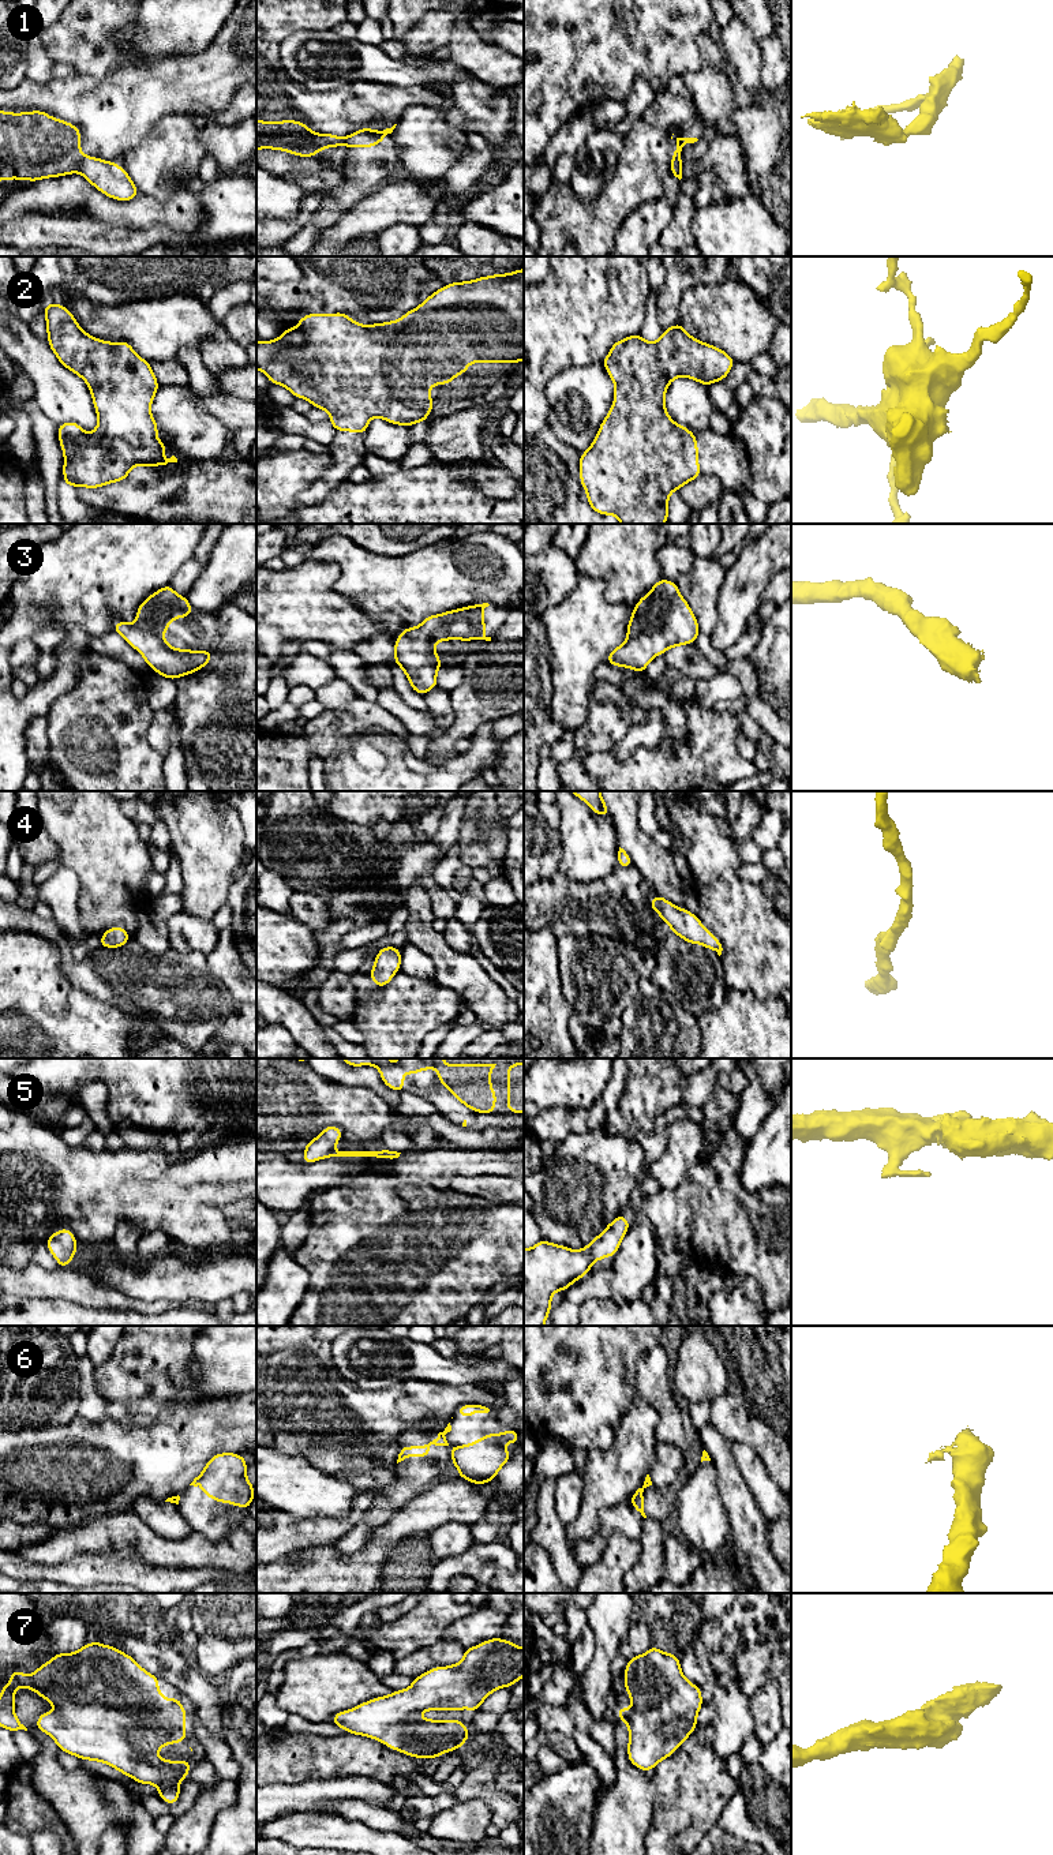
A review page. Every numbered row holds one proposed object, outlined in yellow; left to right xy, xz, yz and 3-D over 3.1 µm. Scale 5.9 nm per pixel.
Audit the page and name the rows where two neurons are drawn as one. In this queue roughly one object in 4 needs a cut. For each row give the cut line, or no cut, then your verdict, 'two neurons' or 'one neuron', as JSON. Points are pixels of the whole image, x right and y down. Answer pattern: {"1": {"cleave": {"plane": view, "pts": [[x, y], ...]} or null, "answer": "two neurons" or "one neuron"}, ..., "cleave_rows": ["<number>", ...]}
{"1": {"cleave": {"plane": "xy", "pts": [[85, 156], [77, 171]]}, "answer": "two neurons"}, "2": {"cleave": null, "answer": "one neuron"}, "3": {"cleave": null, "answer": "one neuron"}, "4": {"cleave": null, "answer": "one neuron"}, "5": {"cleave": null, "answer": "one neuron"}, "6": {"cleave": {"plane": "yz", "pts": [[641, 1492], [634, 1496], [632, 1503]]}, "answer": "two neurons"}, "7": {"cleave": null, "answer": "one neuron"}, "cleave_rows": ["1", "6"]}

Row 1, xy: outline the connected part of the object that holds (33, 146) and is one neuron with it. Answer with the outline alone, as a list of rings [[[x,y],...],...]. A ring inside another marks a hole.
[[[0,110],[0,180],[38,181],[78,172],[86,154],[80,153],[80,130],[46,112],[11,113]]]

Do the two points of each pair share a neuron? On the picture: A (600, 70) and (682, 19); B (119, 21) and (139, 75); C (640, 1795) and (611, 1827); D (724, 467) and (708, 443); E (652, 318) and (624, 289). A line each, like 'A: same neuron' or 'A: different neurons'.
A: same neuron
B: different neurons
C: same neuron
D: same neuron
E: different neurons

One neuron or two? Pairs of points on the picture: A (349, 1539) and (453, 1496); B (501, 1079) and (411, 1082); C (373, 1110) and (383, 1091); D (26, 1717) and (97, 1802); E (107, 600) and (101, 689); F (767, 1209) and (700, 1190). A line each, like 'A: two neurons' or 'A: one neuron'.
A: two neurons
B: one neuron
C: two neurons
D: one neuron
E: two neurons
F: one neuron

